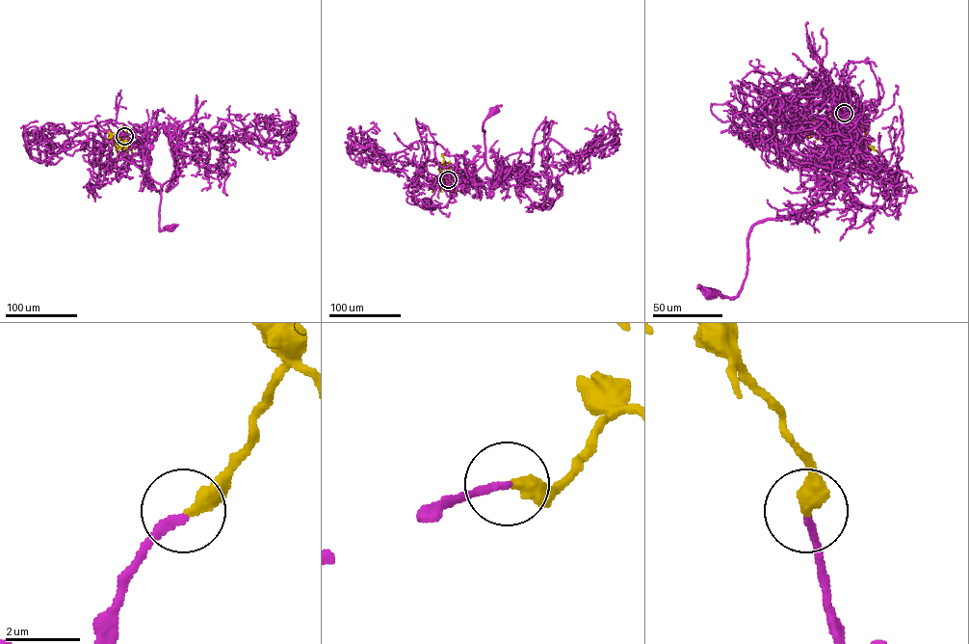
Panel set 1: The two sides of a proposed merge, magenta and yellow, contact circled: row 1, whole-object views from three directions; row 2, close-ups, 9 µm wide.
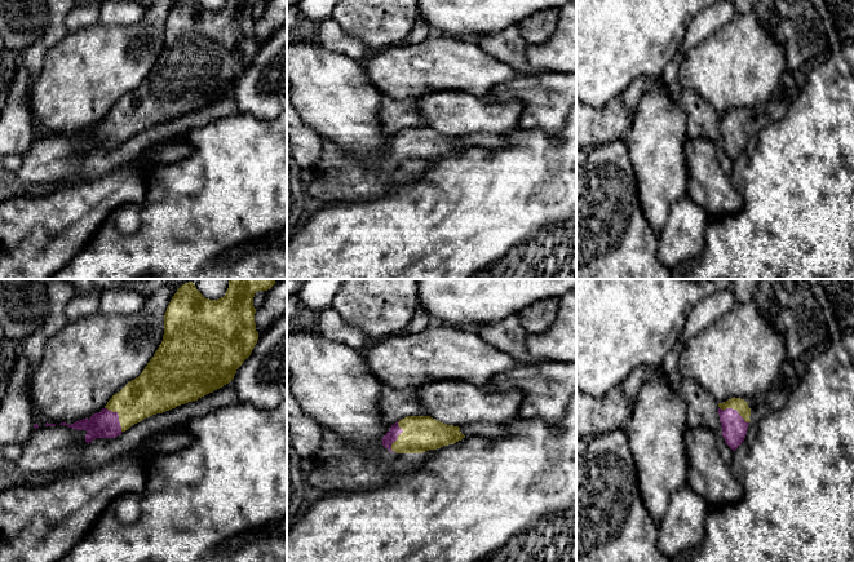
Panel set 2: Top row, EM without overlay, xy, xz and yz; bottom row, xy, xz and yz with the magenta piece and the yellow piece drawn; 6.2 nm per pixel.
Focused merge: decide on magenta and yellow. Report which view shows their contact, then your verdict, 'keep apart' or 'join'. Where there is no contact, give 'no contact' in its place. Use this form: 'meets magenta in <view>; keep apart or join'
meets magenta in xy; keep apart

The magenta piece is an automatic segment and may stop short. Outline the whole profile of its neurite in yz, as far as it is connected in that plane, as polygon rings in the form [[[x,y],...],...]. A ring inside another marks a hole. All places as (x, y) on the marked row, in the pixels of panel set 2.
[[[718,408],[718,415],[722,426],[722,437],[727,446],[735,451],[744,441],[749,422],[745,422],[739,412],[733,408]]]

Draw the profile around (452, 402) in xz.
[[[460,380],[437,381],[417,388],[416,397],[430,416],[443,424],[508,424],[518,417],[523,393],[517,389],[484,390]]]

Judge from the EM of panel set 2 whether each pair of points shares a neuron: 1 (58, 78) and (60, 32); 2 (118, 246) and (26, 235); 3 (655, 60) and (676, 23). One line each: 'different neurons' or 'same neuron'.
1: different neurons
2: different neurons
3: same neuron

